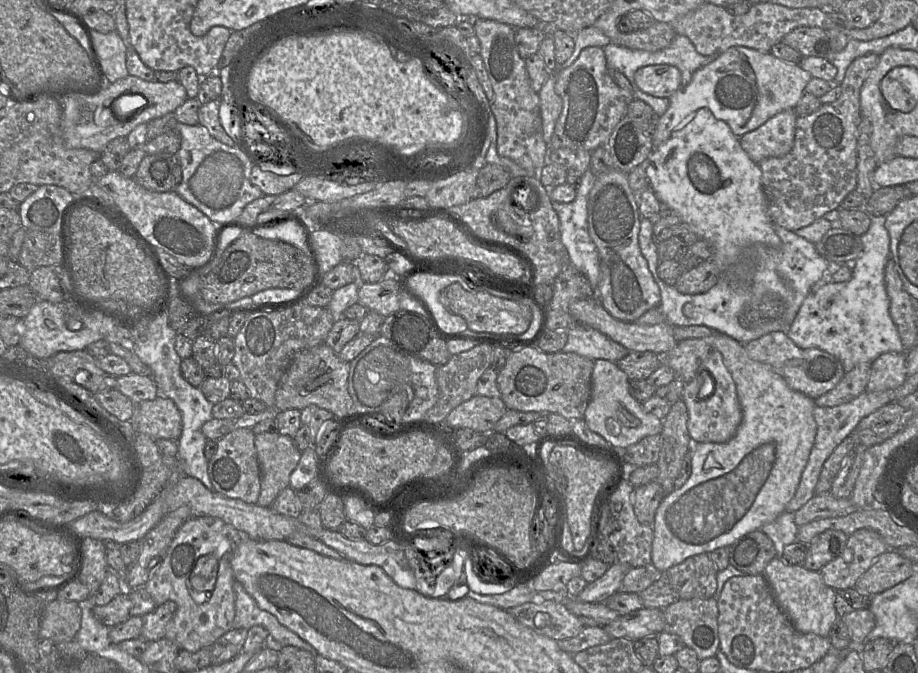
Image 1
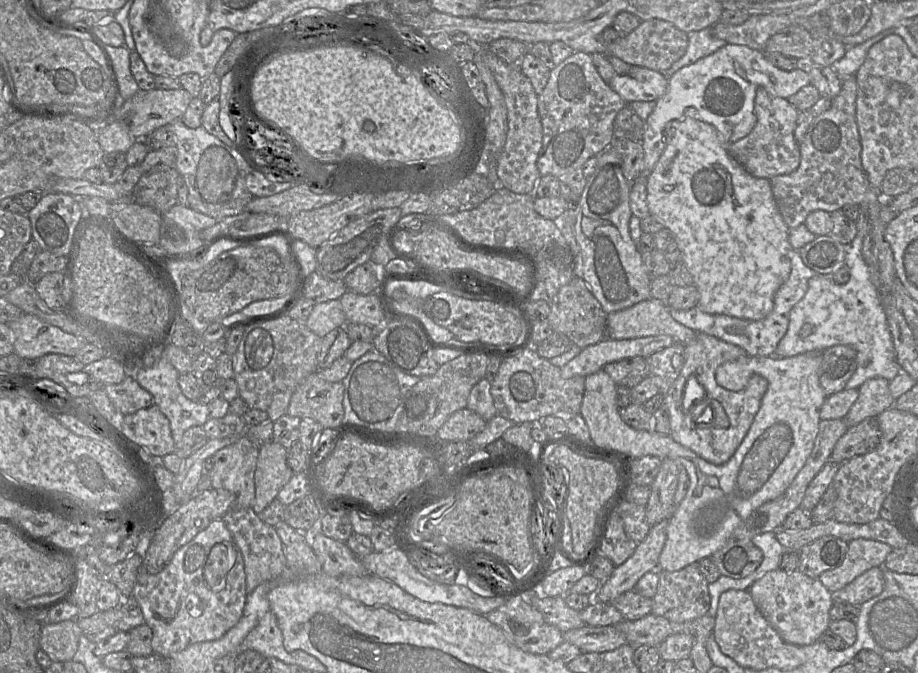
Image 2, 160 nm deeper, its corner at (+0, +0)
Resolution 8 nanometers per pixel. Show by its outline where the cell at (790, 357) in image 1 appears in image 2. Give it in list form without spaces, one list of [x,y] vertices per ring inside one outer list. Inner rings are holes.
[[[836,345],[821,353],[820,384],[830,396],[845,389],[857,368],[857,351],[849,345]]]

